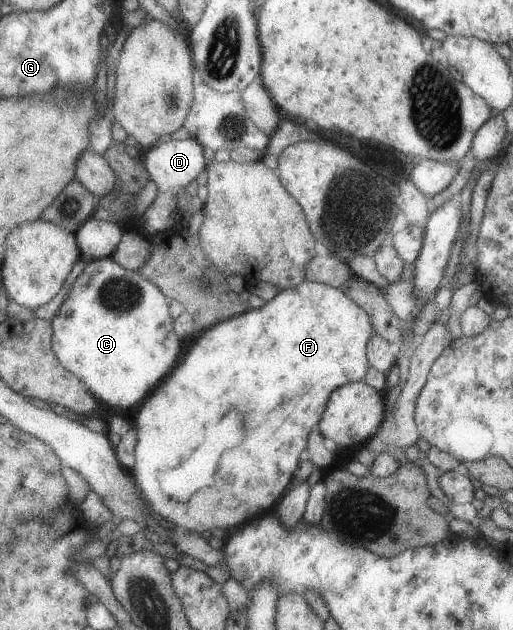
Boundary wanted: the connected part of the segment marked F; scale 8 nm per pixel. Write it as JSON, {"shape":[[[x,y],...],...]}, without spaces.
{"shape":[[[308,280],[302,281],[295,287],[283,289],[274,300],[267,302],[262,308],[249,309],[246,314],[229,318],[210,330],[200,332],[198,342],[194,342],[194,346],[188,350],[188,354],[184,354],[184,360],[180,362],[178,368],[172,370],[170,378],[163,380],[160,388],[154,390],[144,401],[136,415],[137,463],[131,474],[141,488],[144,498],[150,502],[155,514],[176,528],[201,533],[206,530],[214,530],[214,528],[223,530],[238,528],[254,518],[268,514],[274,506],[278,506],[278,500],[281,500],[290,490],[292,487],[290,484],[295,482],[294,470],[298,464],[298,454],[306,448],[306,438],[311,433],[312,426],[319,424],[328,397],[339,386],[360,381],[364,377],[366,369],[369,367],[366,345],[372,333],[373,328],[365,310],[362,310],[348,294],[344,294],[335,287]]]}

